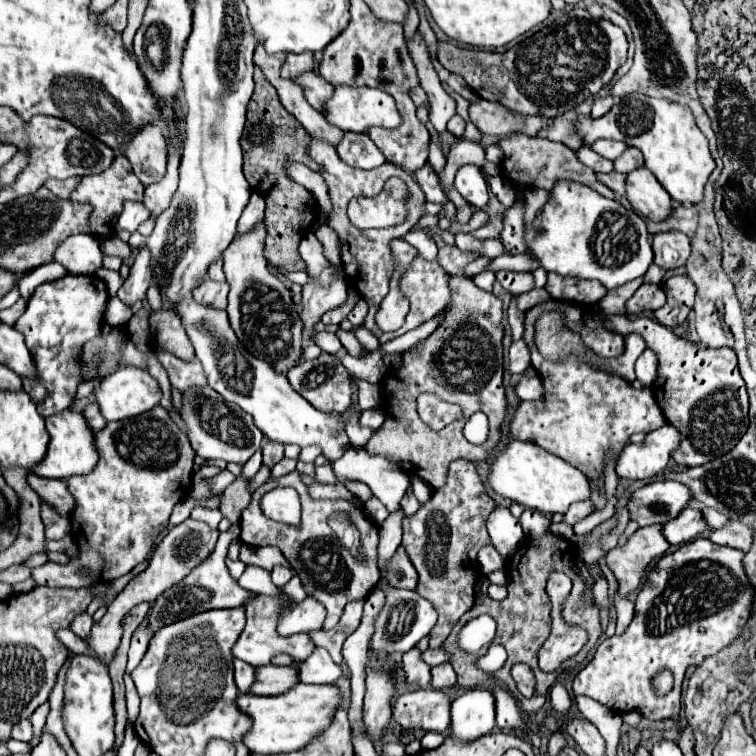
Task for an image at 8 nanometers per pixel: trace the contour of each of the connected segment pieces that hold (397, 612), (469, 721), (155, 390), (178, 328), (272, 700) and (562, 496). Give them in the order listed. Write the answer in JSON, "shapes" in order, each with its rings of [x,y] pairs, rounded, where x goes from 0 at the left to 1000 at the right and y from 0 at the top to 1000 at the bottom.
{"shapes":[[[[505,761],[500,776],[508,782],[511,798],[495,819],[495,840],[489,845],[489,861],[497,866],[532,866],[532,864],[542,861],[558,843],[563,843],[569,837],[571,827],[577,824],[577,808],[571,806],[571,800],[563,792],[558,792],[548,782],[524,779],[524,776],[513,774],[508,761]]],[[[622,911],[598,930],[595,978],[622,983],[653,964],[653,919],[643,911]]],[[[159,485],[153,493],[138,499],[132,509],[124,515],[124,530],[130,533],[132,546],[143,560],[193,546],[196,541],[212,533],[212,525],[214,525],[214,517],[209,512],[209,504],[196,491],[175,488],[175,485]]],[[[212,409],[198,417],[201,451],[238,475],[254,475],[257,459],[230,409]]],[[[389,906],[381,917],[362,919],[362,922],[341,922],[341,919],[317,919],[312,925],[315,938],[333,951],[333,962],[320,975],[323,985],[331,996],[378,996],[392,993],[407,983],[415,972],[429,967],[437,954],[439,943],[450,930],[450,914],[444,906]]],[[[675,583],[659,599],[653,612],[648,615],[643,639],[661,657],[677,660],[685,668],[709,673],[720,681],[749,679],[751,668],[780,657],[780,642],[778,642],[775,631],[762,618],[751,615],[741,604],[722,599],[712,589],[693,586],[693,583]]]]}

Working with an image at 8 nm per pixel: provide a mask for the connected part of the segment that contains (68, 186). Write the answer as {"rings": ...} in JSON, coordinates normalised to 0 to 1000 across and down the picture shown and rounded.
{"rings":[[[98,234],[98,237],[85,237],[85,239],[77,239],[77,237],[63,237],[61,242],[58,242],[58,247],[61,250],[66,250],[74,261],[79,261],[79,263],[90,263],[93,261],[93,255],[95,255],[95,250],[103,245],[103,234]]]}

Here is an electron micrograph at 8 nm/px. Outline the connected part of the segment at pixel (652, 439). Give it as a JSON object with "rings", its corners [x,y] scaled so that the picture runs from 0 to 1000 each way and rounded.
{"rings":[[[876,562],[873,567],[854,575],[849,589],[833,586],[825,599],[820,599],[815,612],[815,628],[823,634],[860,634],[878,623],[884,615],[889,594],[899,586],[899,573],[889,562]]]}

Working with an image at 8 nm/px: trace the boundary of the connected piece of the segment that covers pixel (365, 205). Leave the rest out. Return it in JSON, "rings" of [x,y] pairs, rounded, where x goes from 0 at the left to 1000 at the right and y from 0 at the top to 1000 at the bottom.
{"rings":[[[513,237],[508,250],[495,261],[468,261],[460,269],[460,290],[474,303],[492,303],[492,300],[516,300],[526,298],[537,290],[537,245],[529,237]]]}

